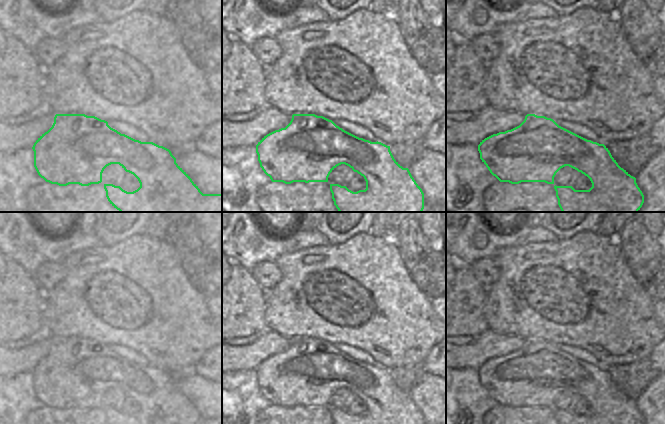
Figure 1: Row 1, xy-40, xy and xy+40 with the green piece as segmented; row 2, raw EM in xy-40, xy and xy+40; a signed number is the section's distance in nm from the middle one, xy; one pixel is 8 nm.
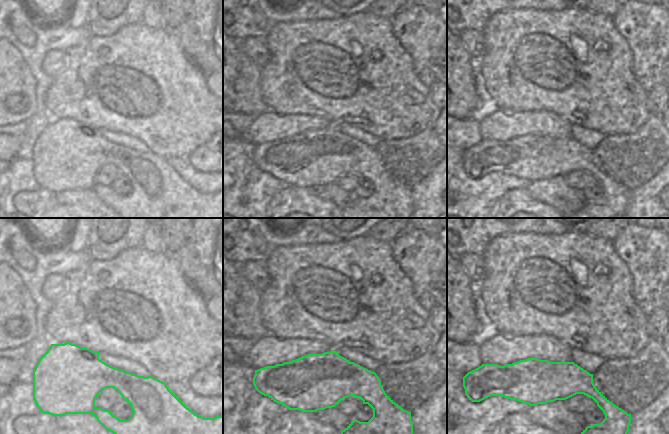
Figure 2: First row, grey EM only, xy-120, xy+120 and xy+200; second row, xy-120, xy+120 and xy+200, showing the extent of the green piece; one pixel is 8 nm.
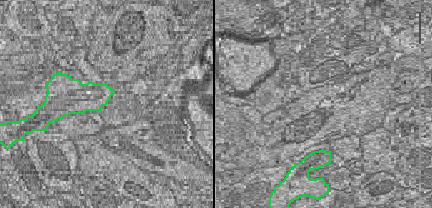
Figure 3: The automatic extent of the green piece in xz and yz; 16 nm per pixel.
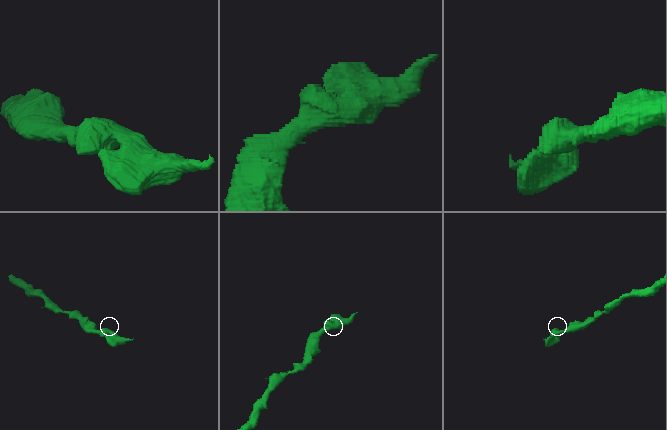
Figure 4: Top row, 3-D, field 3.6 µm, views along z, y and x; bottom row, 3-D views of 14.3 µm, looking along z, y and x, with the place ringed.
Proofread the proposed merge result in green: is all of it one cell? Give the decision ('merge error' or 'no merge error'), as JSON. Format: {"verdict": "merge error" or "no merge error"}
{"verdict": "no merge error"}

